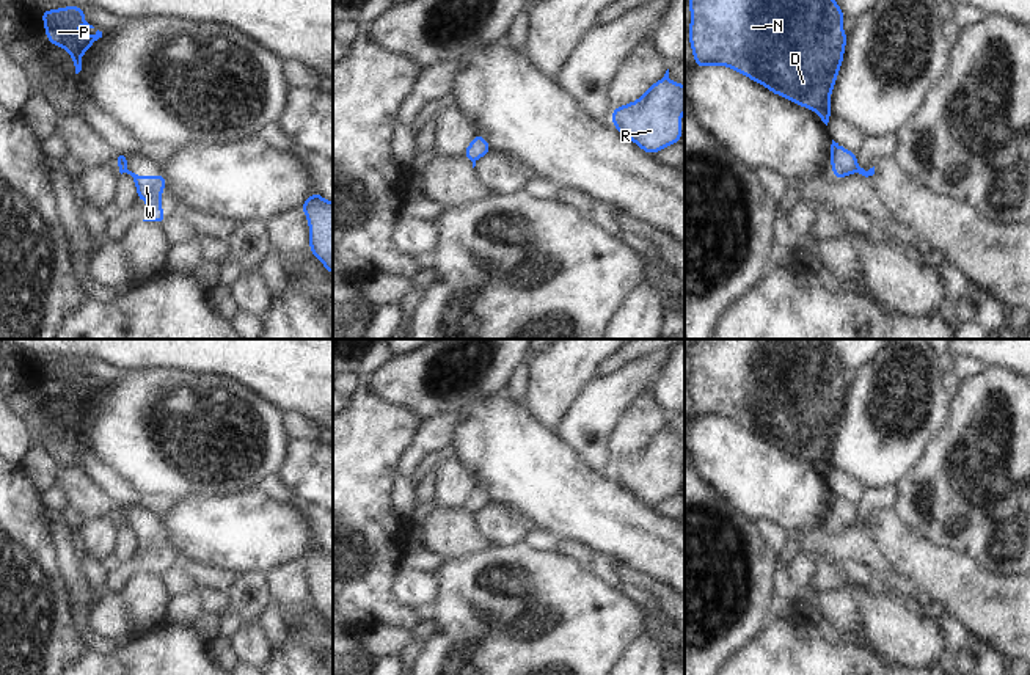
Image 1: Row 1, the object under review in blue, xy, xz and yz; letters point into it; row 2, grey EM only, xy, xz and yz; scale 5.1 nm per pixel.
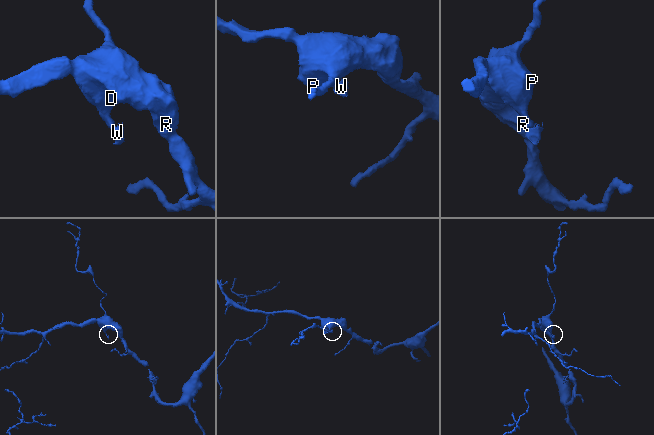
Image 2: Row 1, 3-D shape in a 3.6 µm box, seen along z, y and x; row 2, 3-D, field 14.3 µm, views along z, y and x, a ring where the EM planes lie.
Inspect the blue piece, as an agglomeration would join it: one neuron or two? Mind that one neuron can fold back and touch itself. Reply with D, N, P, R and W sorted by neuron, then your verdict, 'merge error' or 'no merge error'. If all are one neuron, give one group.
D N P R / W | merge error

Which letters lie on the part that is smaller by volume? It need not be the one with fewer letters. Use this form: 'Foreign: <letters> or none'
Foreign: W

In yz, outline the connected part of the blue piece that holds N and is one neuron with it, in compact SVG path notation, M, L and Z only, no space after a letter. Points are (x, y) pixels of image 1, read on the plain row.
M696 339L688 352L692 370L689 374L689 396L692 399L692 410L696 418L725 418L735 421L736 424L746 427L747 430L763 436L772 446L779 446L804 460L813 462L820 471L827 477L831 468L831 444L837 433L837 425L843 414L845 397L848 388L842 378L843 363L831 347L829 339Z

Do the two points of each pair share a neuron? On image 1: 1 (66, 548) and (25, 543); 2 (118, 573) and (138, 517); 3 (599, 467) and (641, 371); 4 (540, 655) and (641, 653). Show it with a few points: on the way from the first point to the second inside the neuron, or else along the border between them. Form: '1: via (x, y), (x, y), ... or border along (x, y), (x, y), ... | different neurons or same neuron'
1: border along (43, 510), (54, 562), (65, 581) | different neurons
2: via (134, 562), (143, 553), (143, 532) | same neuron
3: via (599, 443), (599, 413), (617, 394) | same neuron
4: border along (644, 627), (619, 658) | different neurons

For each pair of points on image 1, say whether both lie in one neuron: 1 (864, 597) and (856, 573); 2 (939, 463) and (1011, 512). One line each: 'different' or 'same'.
1: different
2: same

